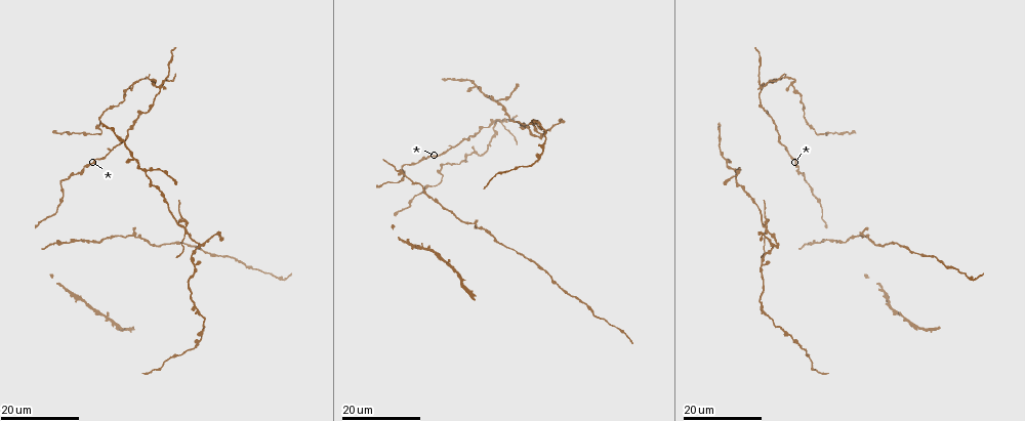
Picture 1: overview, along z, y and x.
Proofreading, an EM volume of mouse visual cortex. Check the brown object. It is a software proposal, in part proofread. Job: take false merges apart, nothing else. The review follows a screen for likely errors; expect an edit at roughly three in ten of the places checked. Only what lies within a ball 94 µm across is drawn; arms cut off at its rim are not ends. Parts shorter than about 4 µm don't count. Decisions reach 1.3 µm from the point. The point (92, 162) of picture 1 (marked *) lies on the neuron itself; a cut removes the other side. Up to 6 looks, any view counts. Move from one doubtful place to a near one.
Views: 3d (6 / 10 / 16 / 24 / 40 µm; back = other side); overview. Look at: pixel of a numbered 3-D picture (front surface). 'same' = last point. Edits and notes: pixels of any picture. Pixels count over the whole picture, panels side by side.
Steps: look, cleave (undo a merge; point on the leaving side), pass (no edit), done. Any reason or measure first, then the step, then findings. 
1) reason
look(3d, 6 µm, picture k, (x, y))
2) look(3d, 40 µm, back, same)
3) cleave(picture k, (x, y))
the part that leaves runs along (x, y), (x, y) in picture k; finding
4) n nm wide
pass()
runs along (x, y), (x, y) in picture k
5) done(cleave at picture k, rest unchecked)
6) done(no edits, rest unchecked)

sudden change in width
look(3d, 24 µm, picture 1, (918, 254))

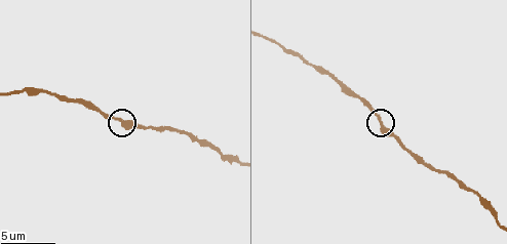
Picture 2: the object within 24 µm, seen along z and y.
look(3d, 10 µm, picture 2, (122, 121))

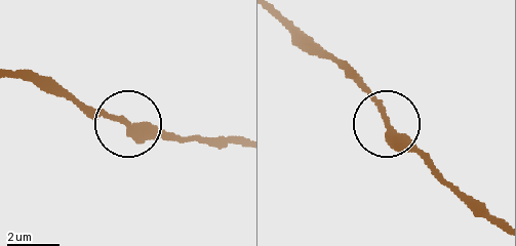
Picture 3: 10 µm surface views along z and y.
310 nm wide
pass()
runs along (284, 16), (363, 89), (390, 128), (447, 186) in picture 3; one neuron here

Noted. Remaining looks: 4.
side arm on a straight run
look(3d, 24 µm, picture 1, (184, 226))

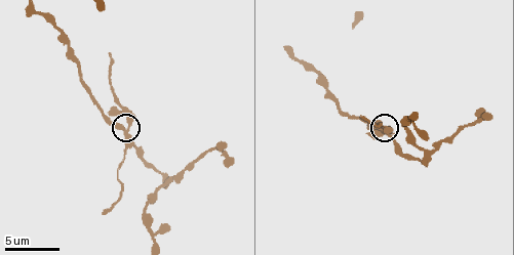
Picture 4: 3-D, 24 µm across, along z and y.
look(3d, 10 µm, picture 4, (125, 130))

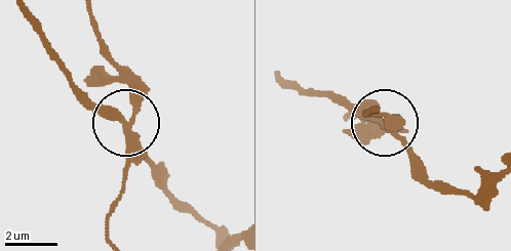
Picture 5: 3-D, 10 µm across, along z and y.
side arm 8 µm
pass()
continuous, no second neuron

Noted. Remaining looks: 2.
three arms meet
look(3d, 24 µm, picture 1, (813, 244))

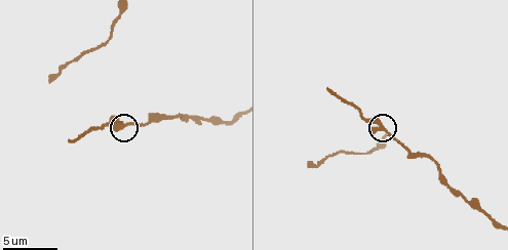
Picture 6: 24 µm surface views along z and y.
zoom in
look(3d, 6 µm, picture 6, (376, 124))

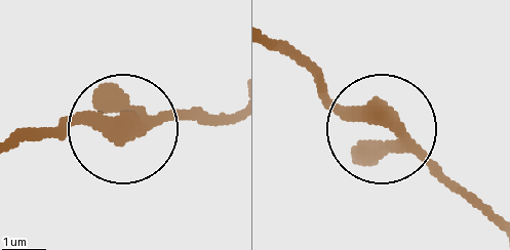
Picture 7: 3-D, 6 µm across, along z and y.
300 nm wide
pass()
all the same neuron

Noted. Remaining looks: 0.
done(no edits, rest unchecked)

